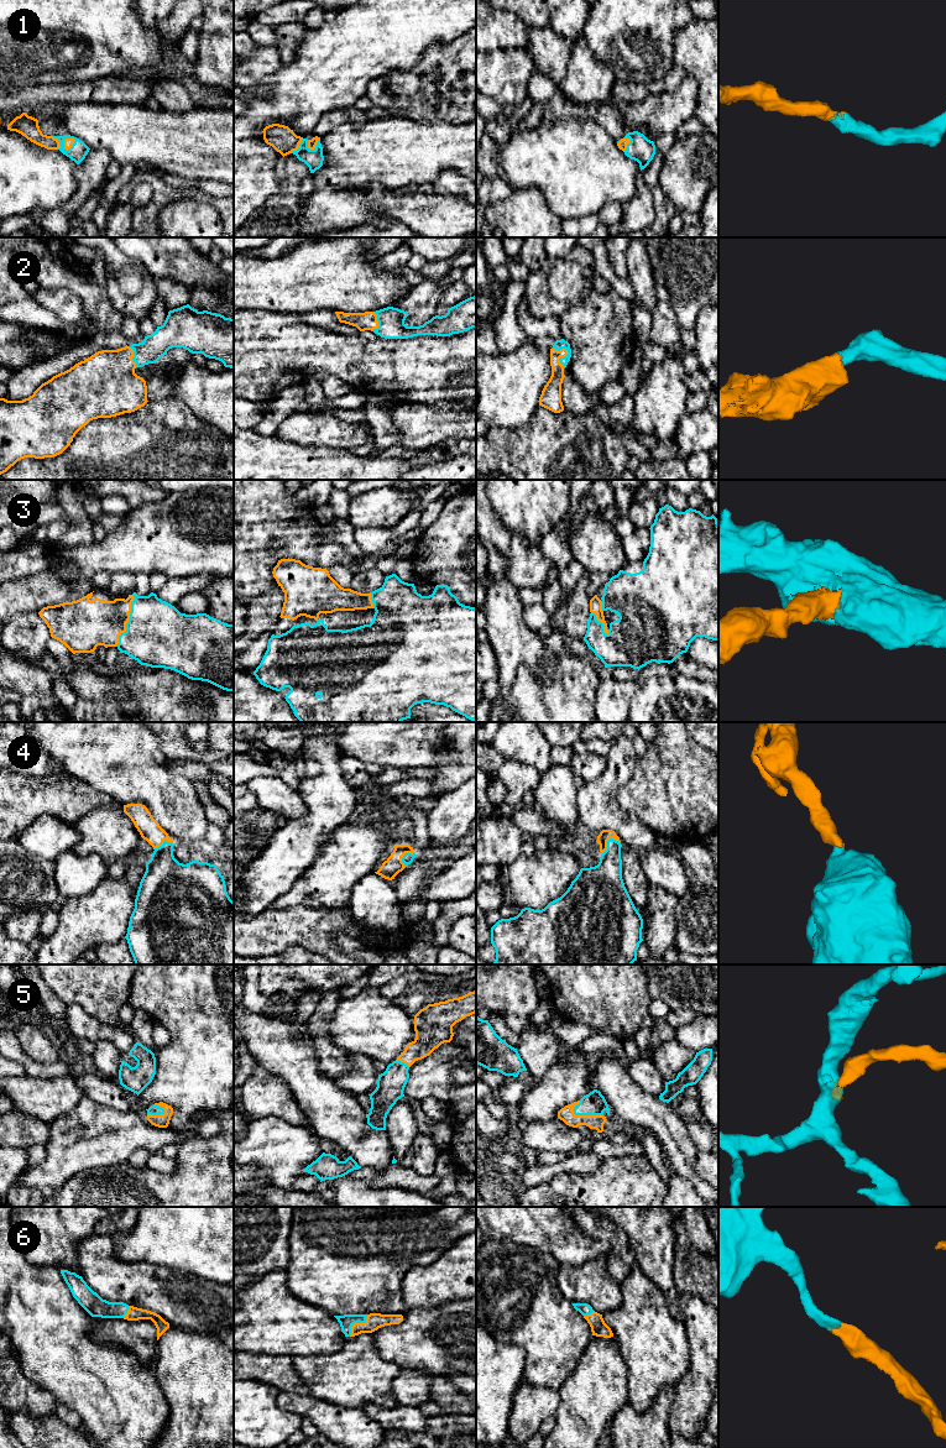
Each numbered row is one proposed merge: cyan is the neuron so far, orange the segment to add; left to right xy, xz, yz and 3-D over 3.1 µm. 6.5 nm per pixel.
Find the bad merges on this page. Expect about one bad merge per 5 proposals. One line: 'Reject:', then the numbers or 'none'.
Reject: none

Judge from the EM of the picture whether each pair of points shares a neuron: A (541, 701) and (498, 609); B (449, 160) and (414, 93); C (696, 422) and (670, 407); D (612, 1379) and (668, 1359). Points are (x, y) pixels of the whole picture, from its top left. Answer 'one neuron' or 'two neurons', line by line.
A: one neuron
B: two neurons
C: two neurons
D: two neurons

